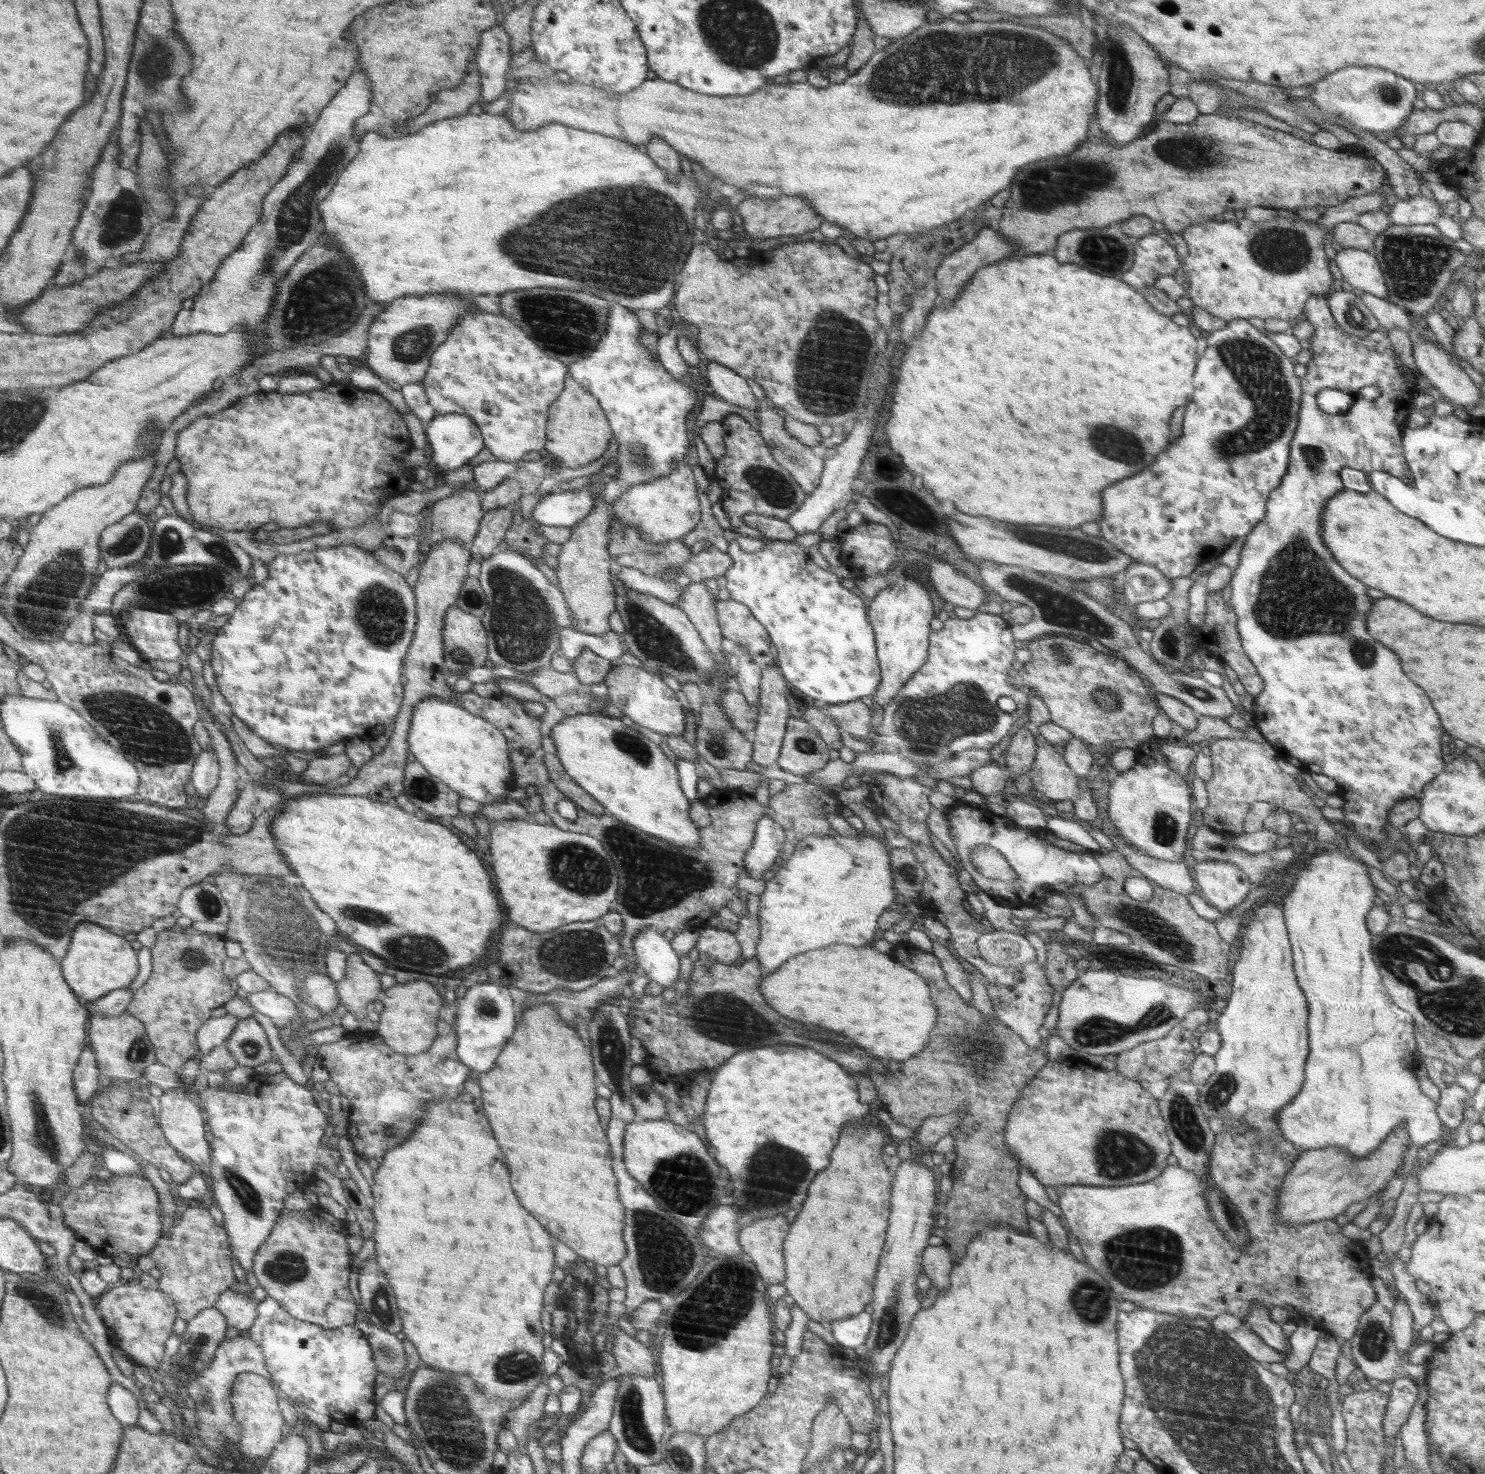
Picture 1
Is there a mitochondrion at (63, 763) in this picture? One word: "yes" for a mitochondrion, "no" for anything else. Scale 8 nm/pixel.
yes

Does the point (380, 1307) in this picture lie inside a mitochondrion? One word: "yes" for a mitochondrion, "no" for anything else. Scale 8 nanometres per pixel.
yes

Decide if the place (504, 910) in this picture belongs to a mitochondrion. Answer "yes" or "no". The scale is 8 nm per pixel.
no

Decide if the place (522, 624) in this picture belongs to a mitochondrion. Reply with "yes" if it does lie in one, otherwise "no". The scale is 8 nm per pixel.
yes

